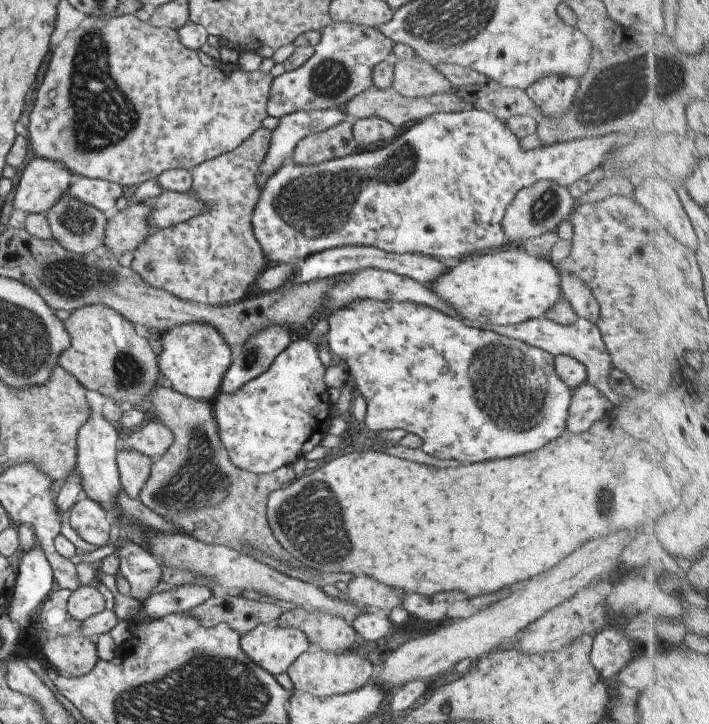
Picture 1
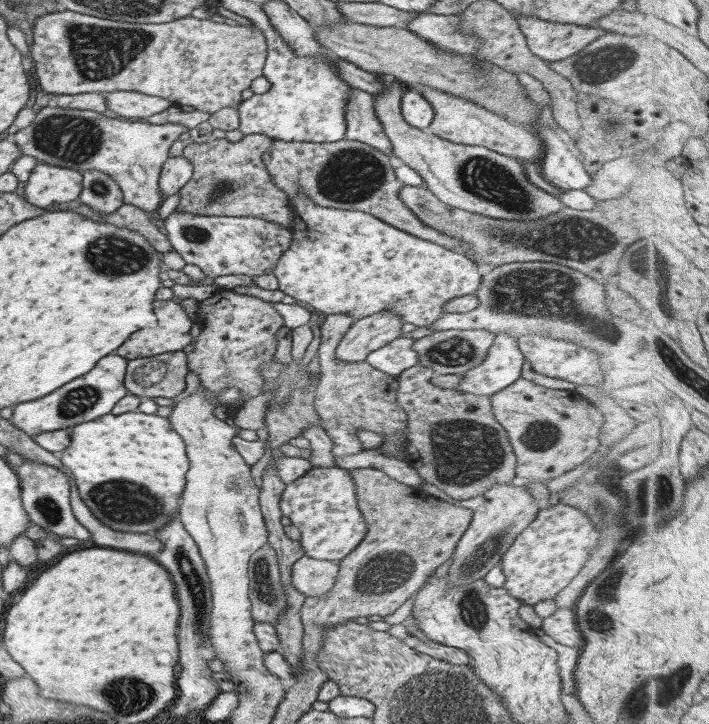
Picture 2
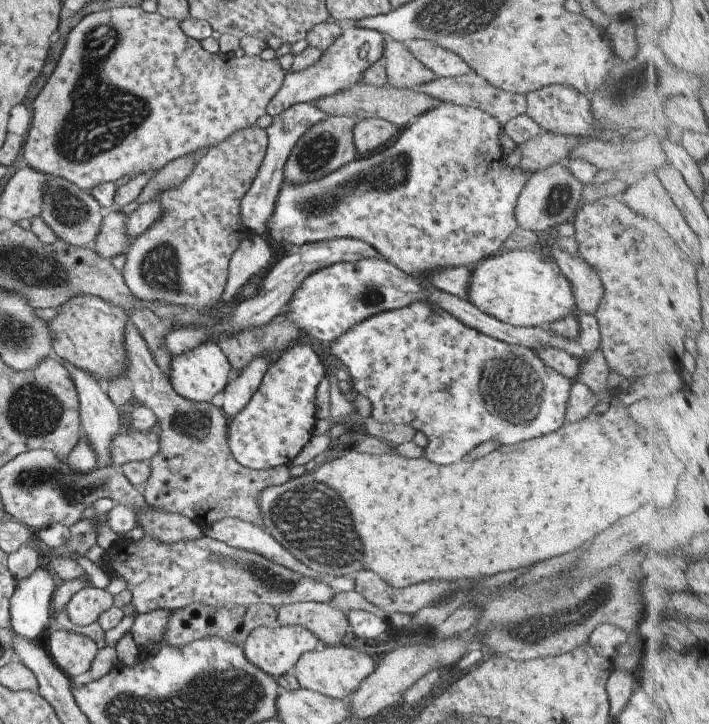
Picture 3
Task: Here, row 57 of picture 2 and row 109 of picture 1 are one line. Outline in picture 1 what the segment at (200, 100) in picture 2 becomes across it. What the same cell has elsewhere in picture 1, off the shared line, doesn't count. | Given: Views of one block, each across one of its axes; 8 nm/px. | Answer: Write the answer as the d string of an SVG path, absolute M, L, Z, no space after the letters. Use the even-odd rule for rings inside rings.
M118 12L115 16L105 20L93 20L93 18L84 16L79 26L75 30L69 30L51 52L53 52L51 60L47 58L47 62L43 64L43 70L45 68L47 70L45 70L45 76L41 80L37 94L34 94L37 96L34 98L35 104L25 119L25 126L29 132L29 151L32 156L41 156L47 160L61 162L67 168L67 172L73 174L74 179L81 176L89 179L105 179L121 186L135 186L145 180L156 179L159 174L167 170L189 170L204 160L221 156L237 148L243 140L249 138L255 130L261 127L261 120L265 116L269 84L272 80L270 73L263 74L258 69L244 72L239 70L239 66L235 63L218 63L216 66L206 67L199 61L197 51L187 50L179 44L176 30L171 30L167 26L153 28L148 21L141 22L134 14Z

